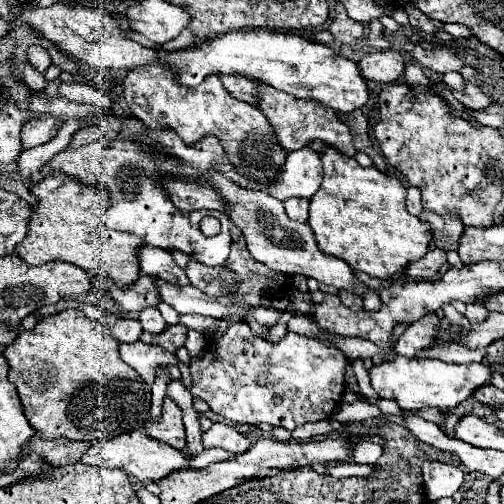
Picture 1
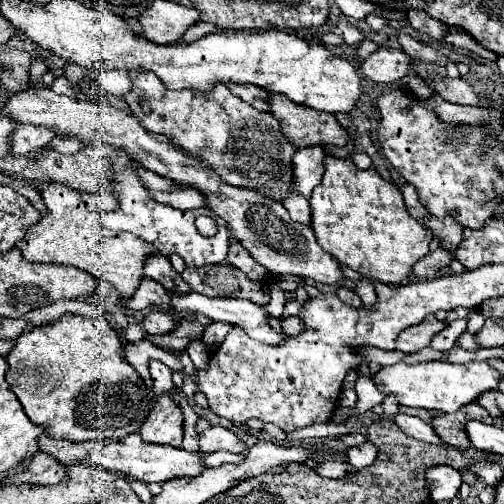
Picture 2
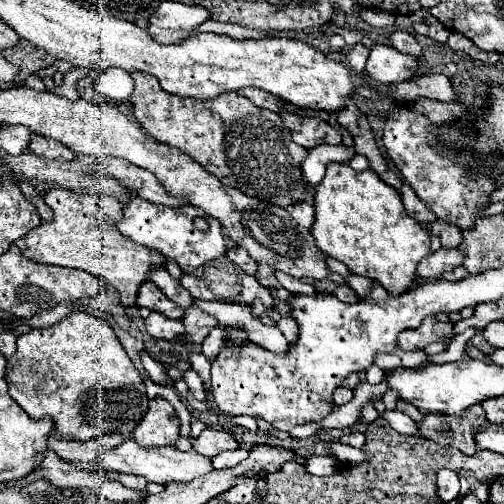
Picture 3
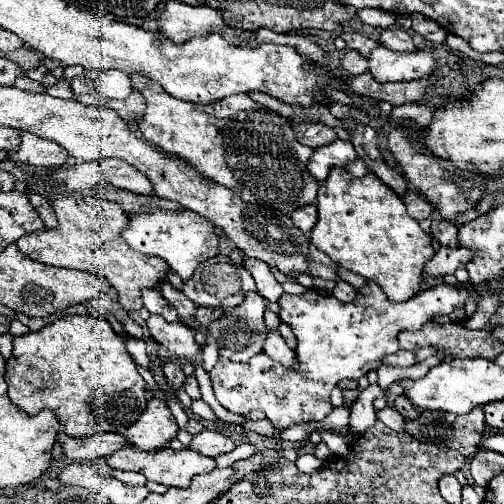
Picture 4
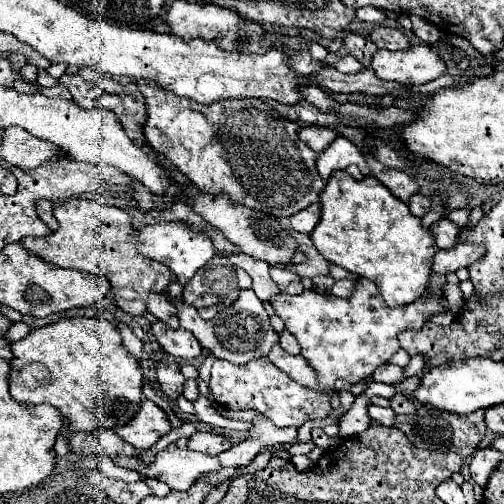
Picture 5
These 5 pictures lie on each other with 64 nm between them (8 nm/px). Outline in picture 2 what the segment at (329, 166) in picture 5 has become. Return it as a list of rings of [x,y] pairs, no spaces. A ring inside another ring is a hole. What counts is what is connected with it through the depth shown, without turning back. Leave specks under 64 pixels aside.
[[[312,146],[296,152],[294,158],[294,192],[300,196],[310,196],[310,192],[320,184],[324,174],[324,158],[330,152],[324,146]]]

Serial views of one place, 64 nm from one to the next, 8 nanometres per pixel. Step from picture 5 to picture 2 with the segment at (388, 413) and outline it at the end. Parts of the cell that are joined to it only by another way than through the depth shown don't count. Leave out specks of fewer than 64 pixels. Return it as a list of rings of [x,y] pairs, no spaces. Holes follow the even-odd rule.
[[[396,414],[396,416],[392,416],[392,420],[396,422],[396,426],[404,434],[408,434],[408,436],[412,436],[416,440],[424,440],[424,442],[430,442],[430,444],[442,444],[442,440],[432,432],[432,426],[428,426],[420,418],[406,416],[406,414]]]

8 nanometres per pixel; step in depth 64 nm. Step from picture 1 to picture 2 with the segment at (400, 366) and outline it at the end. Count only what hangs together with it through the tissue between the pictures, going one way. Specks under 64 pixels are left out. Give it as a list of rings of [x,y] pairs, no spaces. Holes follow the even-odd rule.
[[[398,362],[392,366],[384,366],[378,376],[374,378],[374,384],[384,394],[394,394],[400,404],[412,406],[412,408],[424,408],[424,410],[438,410],[438,412],[456,412],[464,404],[474,402],[480,394],[488,390],[498,390],[502,374],[494,370],[488,362],[464,362],[464,364],[452,364],[452,362],[422,362],[422,364],[406,364]]]

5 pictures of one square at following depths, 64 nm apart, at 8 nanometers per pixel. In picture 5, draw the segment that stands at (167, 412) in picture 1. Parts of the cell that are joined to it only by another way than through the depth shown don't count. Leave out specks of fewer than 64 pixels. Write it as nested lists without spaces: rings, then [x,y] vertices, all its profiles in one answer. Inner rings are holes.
[[[144,400],[138,414],[118,430],[114,430],[124,442],[136,446],[136,448],[150,448],[158,442],[160,436],[170,432],[170,422],[166,414],[150,400]]]

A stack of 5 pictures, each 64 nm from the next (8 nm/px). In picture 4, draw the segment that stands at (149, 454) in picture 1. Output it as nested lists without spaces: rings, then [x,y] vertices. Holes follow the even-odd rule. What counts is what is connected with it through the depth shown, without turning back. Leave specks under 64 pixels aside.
[[[130,444],[118,452],[114,452],[108,458],[110,468],[116,470],[132,470],[132,472],[142,472],[146,476],[146,480],[154,480],[160,482],[164,486],[176,486],[176,488],[188,488],[190,480],[200,474],[200,472],[210,472],[212,468],[216,468],[216,460],[202,456],[200,452],[194,452],[190,448],[182,448],[178,452],[174,452],[172,448],[160,448],[160,450],[152,450],[152,452],[142,452],[132,448]]]

